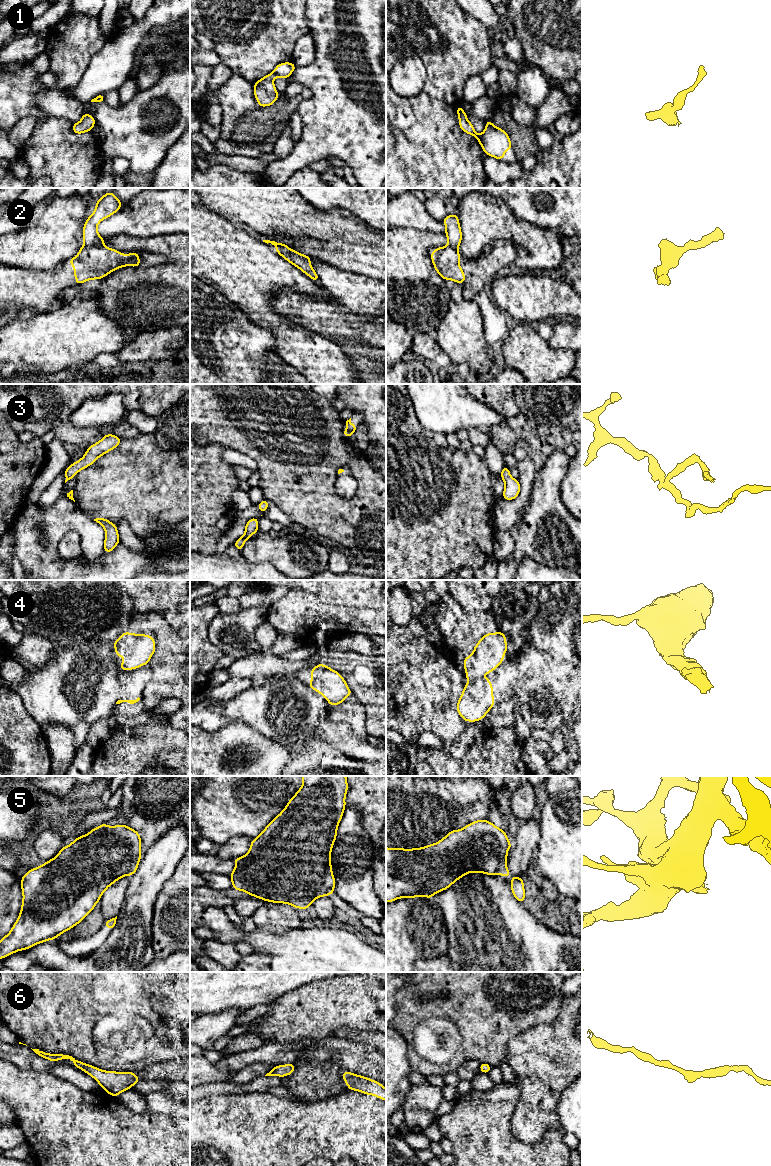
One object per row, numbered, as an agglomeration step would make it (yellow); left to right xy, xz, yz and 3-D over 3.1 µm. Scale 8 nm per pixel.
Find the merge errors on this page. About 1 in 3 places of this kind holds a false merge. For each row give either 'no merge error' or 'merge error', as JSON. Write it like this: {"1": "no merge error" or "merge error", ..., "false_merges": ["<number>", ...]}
{"1": "no merge error", "2": "merge error", "3": "no merge error", "4": "merge error", "5": "merge error", "6": "no merge error", "false_merges": ["2", "4", "5"]}

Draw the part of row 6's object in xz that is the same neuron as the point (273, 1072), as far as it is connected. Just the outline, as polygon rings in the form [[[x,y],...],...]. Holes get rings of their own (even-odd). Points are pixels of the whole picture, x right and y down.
[[[293,1063],[281,1065],[276,1065],[269,1073],[267,1073],[265,1076],[279,1076],[279,1077],[285,1077],[287,1075],[290,1075],[294,1072],[295,1066]]]

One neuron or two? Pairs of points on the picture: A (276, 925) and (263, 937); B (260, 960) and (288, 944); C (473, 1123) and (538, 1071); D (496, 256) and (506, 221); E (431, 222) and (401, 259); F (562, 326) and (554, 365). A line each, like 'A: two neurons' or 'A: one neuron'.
A: two neurons
B: two neurons
C: two neurons
D: two neurons
E: two neurons
F: two neurons

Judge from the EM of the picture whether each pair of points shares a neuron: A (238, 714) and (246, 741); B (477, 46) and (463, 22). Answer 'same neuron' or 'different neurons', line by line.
A: different neurons
B: same neuron

